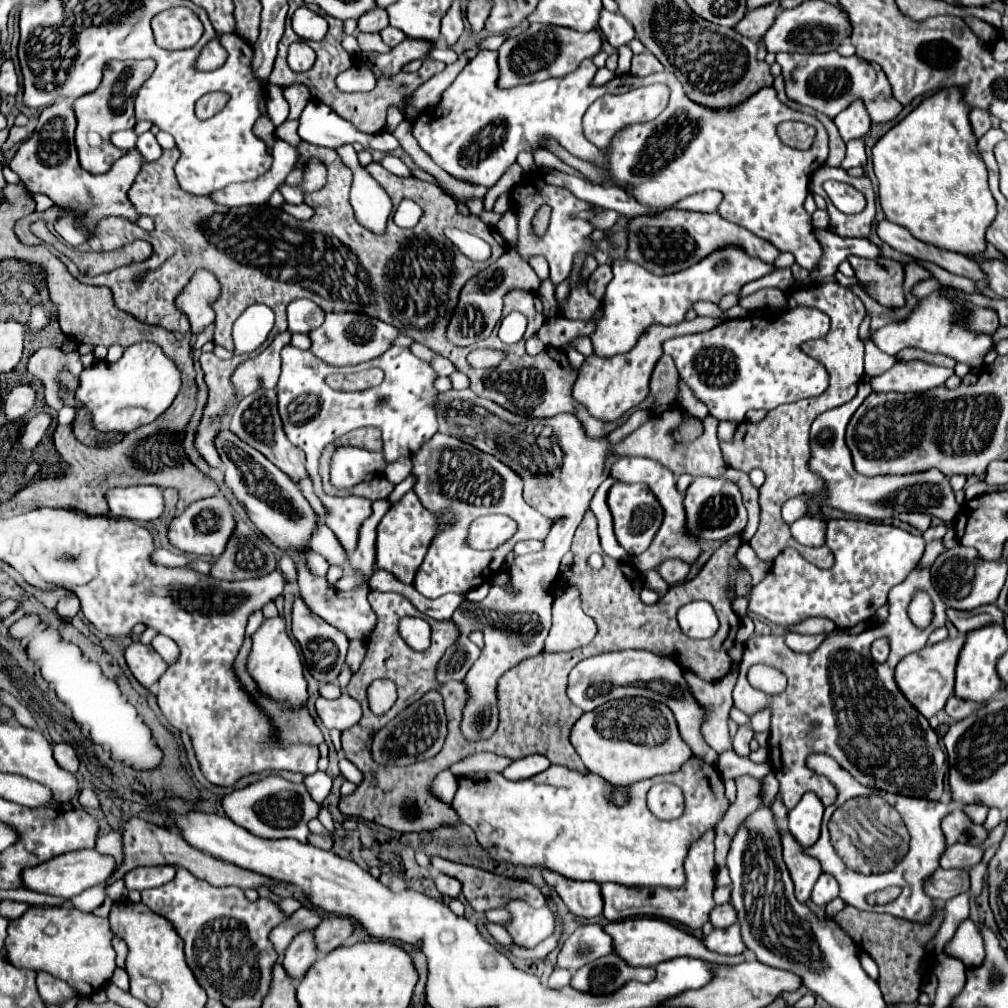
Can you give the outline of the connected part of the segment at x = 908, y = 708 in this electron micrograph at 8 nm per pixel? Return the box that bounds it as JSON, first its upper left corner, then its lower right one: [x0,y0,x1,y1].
[733,566,947,810]

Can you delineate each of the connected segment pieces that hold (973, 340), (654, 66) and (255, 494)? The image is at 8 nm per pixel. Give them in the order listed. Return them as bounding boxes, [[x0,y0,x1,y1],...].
[[871,290,993,370],[631,50,663,76],[215,428,319,552]]

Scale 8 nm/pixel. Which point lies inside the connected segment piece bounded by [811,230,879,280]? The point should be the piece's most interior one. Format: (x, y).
(836, 248)

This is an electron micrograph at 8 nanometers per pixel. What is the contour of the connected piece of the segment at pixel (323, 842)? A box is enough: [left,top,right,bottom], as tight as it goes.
[307,834,333,850]

